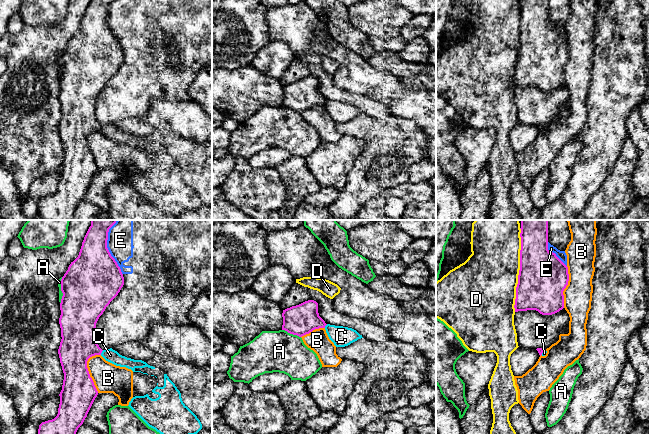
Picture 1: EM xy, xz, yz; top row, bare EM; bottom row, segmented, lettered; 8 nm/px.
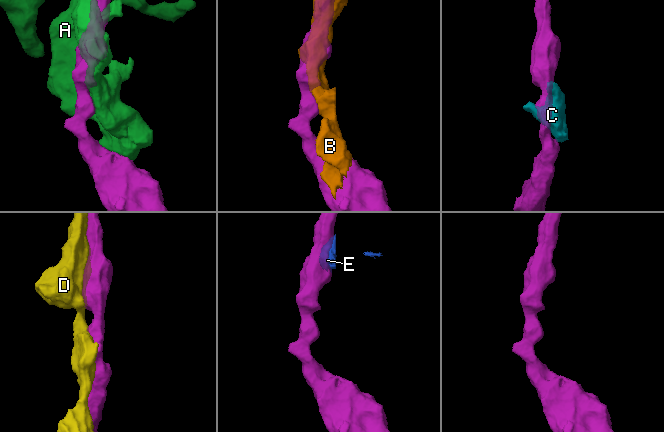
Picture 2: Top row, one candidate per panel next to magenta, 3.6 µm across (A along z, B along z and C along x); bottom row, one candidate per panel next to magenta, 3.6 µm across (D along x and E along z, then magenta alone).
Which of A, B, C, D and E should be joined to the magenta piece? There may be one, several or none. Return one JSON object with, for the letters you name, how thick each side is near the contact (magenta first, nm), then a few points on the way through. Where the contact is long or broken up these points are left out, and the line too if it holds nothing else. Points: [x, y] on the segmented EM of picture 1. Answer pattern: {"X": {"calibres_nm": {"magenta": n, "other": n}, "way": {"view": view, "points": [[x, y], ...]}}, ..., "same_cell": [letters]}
{"same_cell": []}

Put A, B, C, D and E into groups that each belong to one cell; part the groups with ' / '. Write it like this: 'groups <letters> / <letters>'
groups A / B / C / D / E

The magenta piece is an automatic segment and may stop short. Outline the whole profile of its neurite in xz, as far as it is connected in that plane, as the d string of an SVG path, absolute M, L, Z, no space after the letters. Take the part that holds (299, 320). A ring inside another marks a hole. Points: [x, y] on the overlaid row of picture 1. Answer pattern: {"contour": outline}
{"contour": "M314 300L283 310L282 330L302 337L315 329L325 328L325 321L319 316L318 303Z"}

